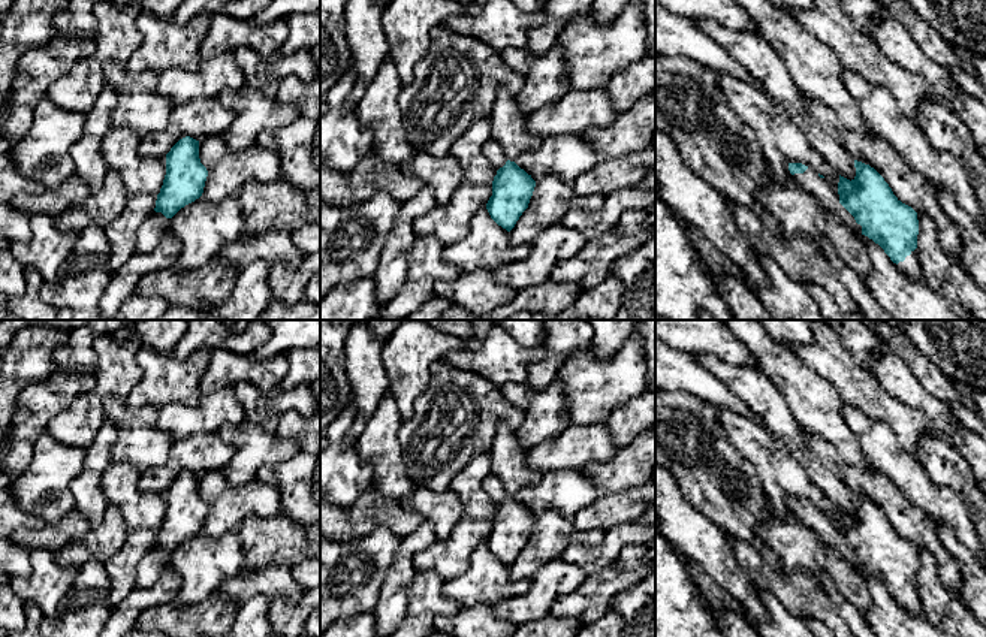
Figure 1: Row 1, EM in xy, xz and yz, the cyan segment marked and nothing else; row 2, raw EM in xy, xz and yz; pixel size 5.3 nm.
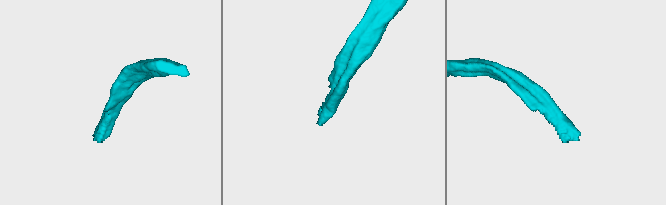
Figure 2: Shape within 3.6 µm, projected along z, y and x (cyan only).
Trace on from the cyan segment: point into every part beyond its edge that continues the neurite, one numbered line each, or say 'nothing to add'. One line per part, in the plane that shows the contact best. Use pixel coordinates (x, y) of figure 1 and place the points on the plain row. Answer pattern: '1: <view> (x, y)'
1: yz (825, 525)

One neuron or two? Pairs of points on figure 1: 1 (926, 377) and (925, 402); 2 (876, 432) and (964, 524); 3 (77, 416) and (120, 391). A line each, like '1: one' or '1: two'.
1: two
2: one
3: one

